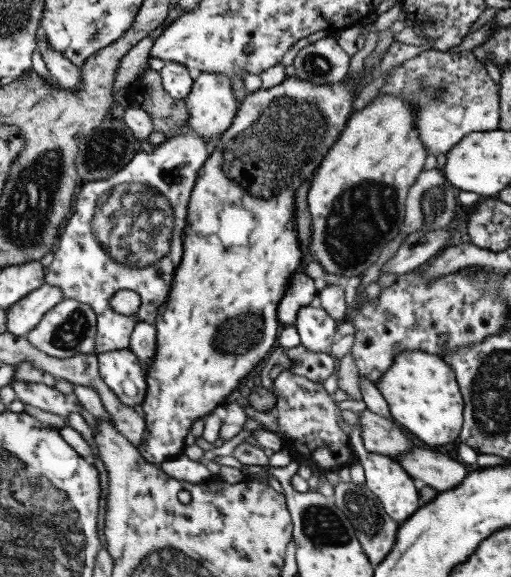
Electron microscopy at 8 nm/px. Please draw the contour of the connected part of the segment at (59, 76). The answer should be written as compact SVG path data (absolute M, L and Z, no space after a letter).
M40 28L37 30L36 50L59 87L63 90L69 90L69 92L79 90L81 68L74 66L60 52L52 49L43 38Z

